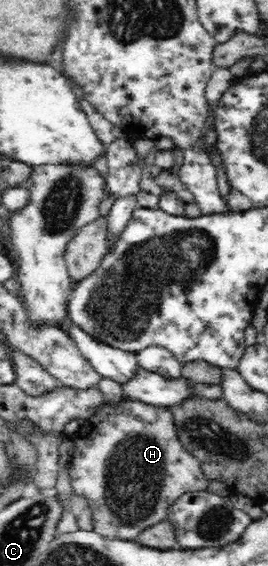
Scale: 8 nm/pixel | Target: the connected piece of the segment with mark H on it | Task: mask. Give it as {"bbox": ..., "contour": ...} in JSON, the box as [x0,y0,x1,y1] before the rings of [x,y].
{"bbox":[68,397,210,541],"contour":[[[123,397],[113,406],[103,403],[96,415],[86,419],[82,428],[71,436],[71,442],[73,452],[68,469],[71,487],[75,494],[86,497],[94,518],[93,530],[106,537],[136,541],[144,529],[167,521],[167,512],[180,496],[208,490],[210,481],[203,474],[198,458],[182,445],[170,407],[154,406],[130,397]]]}

